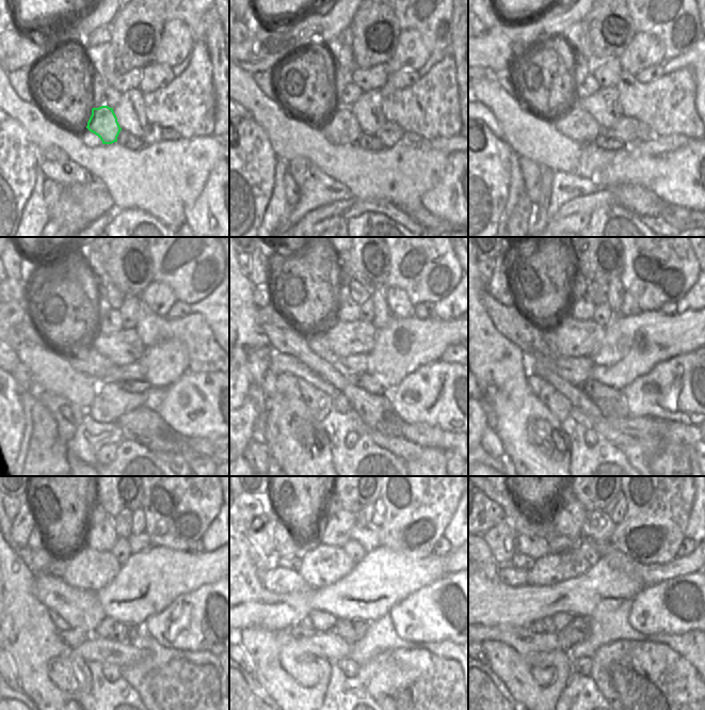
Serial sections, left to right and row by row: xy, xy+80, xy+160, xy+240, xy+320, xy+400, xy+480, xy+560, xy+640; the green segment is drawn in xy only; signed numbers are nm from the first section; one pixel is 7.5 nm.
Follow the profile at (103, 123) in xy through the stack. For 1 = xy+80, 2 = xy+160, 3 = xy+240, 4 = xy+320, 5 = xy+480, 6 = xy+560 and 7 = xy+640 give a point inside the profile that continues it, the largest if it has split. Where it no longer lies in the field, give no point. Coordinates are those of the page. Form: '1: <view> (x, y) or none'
1: xy+80 (340, 127)
2: xy+160 (576, 124)
3: xy+240 (87, 361)
4: xy+320 (319, 346)
5: xy+480 (57, 568)
6: xy+560 (293, 563)
7: xy+640 (519, 561)

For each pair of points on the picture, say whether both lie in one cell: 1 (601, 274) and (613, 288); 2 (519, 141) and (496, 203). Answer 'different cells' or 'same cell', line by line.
1: different cells
2: different cells

